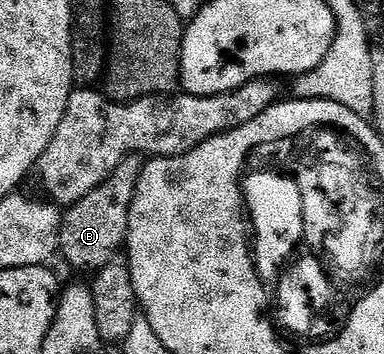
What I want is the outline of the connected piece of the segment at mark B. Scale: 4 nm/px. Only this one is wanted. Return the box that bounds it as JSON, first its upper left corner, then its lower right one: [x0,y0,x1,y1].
[58,156,145,273]

